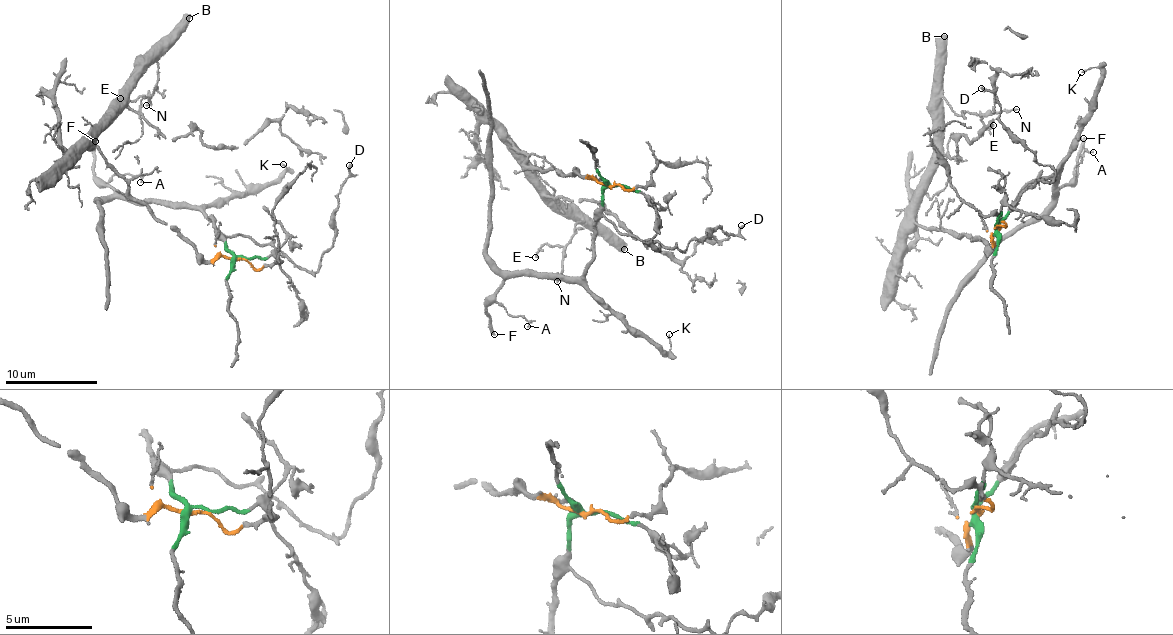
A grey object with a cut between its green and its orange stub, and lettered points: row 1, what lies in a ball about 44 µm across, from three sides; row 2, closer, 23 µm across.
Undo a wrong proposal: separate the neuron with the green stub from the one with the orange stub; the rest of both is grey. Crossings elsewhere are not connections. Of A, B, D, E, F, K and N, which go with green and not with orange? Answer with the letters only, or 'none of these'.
A, D, F, K

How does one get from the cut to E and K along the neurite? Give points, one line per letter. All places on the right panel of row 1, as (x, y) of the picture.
E: (998, 228), (993, 247), (914, 221), (942, 98), (956, 115), (979, 113), (983, 130), (994, 125)
K: (998, 226), (1020, 191), (1043, 179), (1064, 161), (1090, 109), (1100, 77), (1097, 68), (1081, 71)

